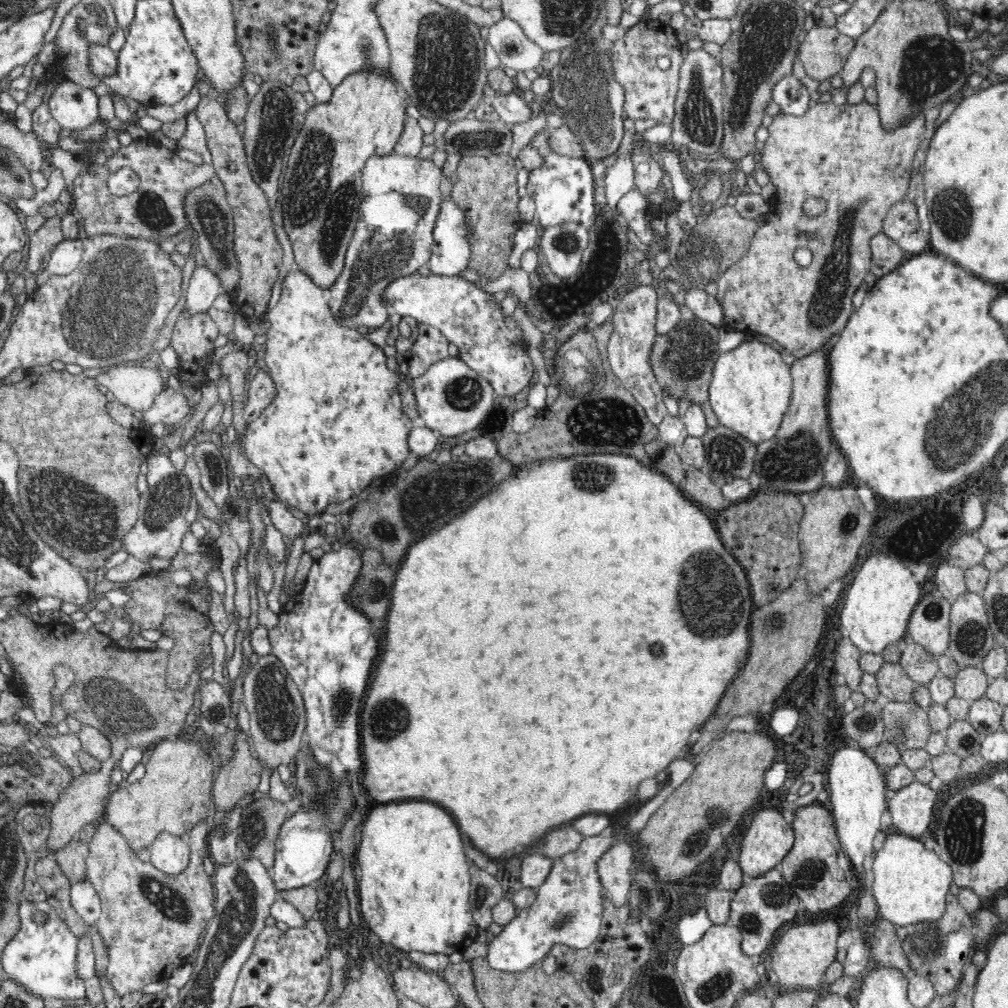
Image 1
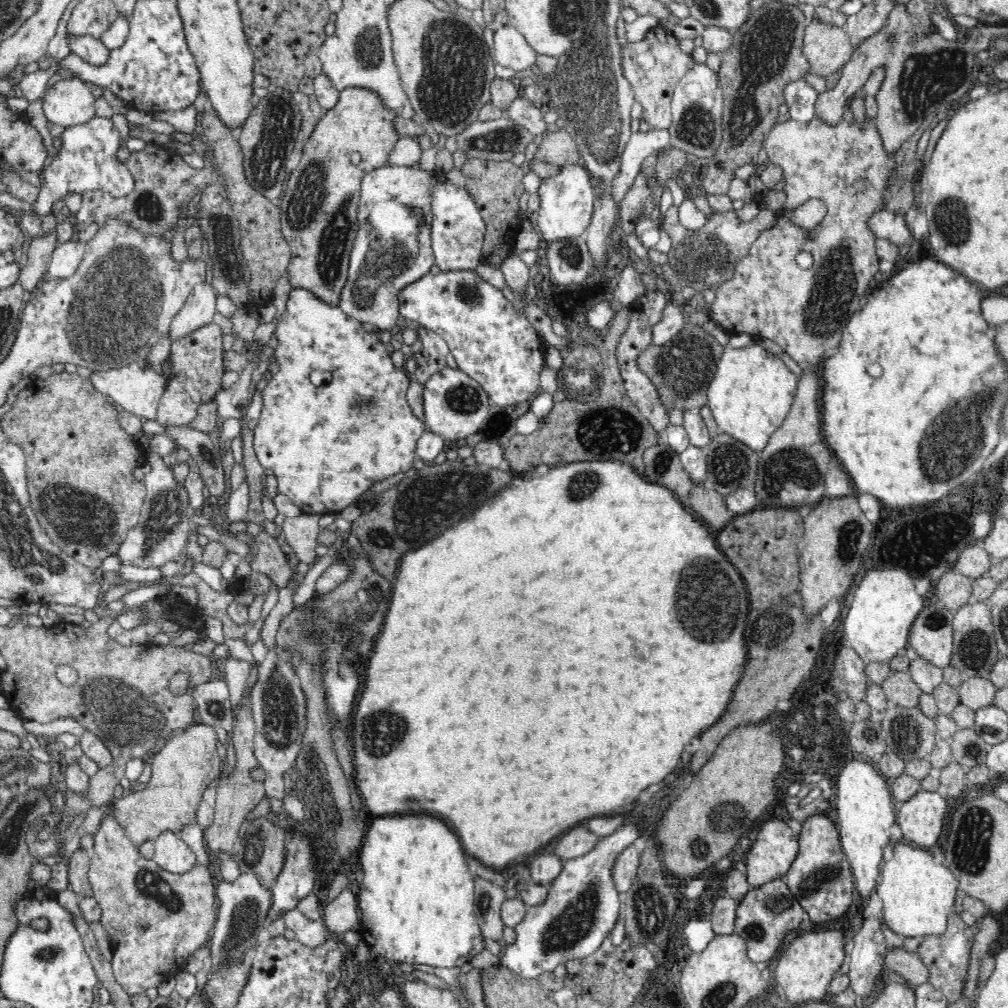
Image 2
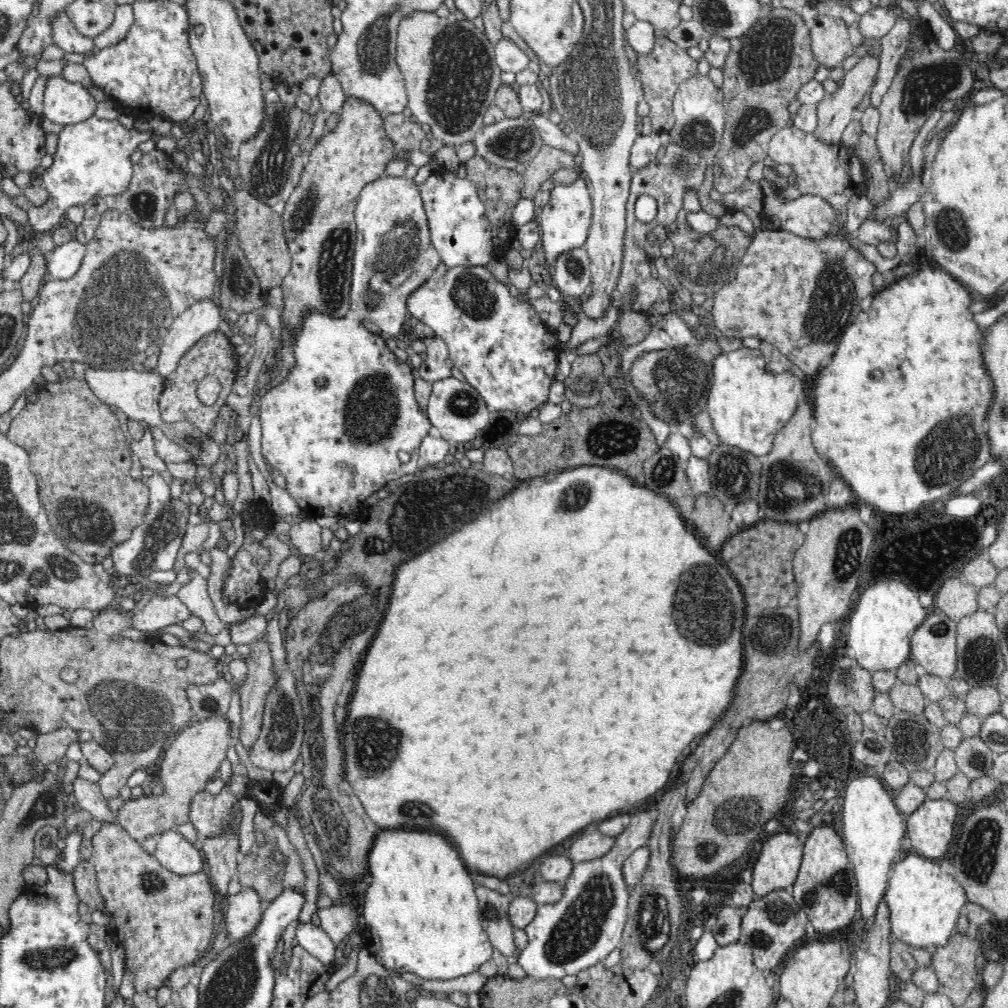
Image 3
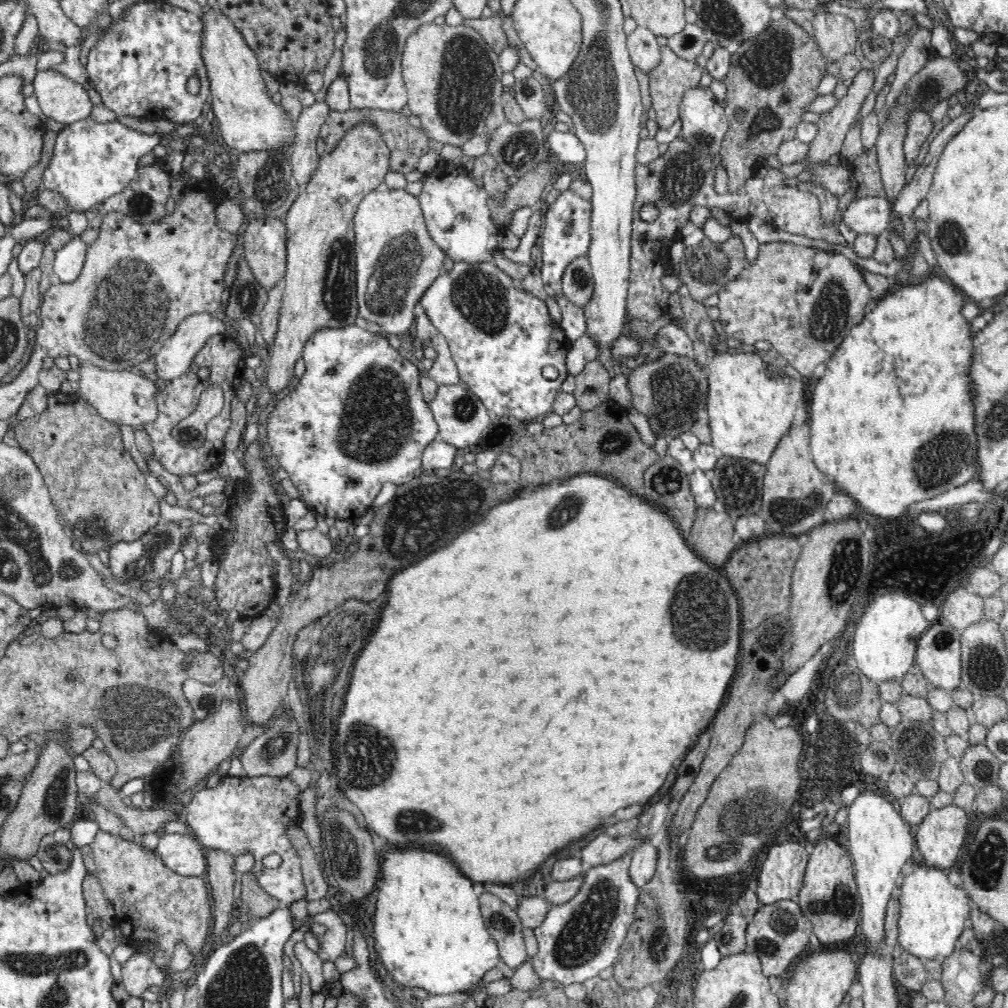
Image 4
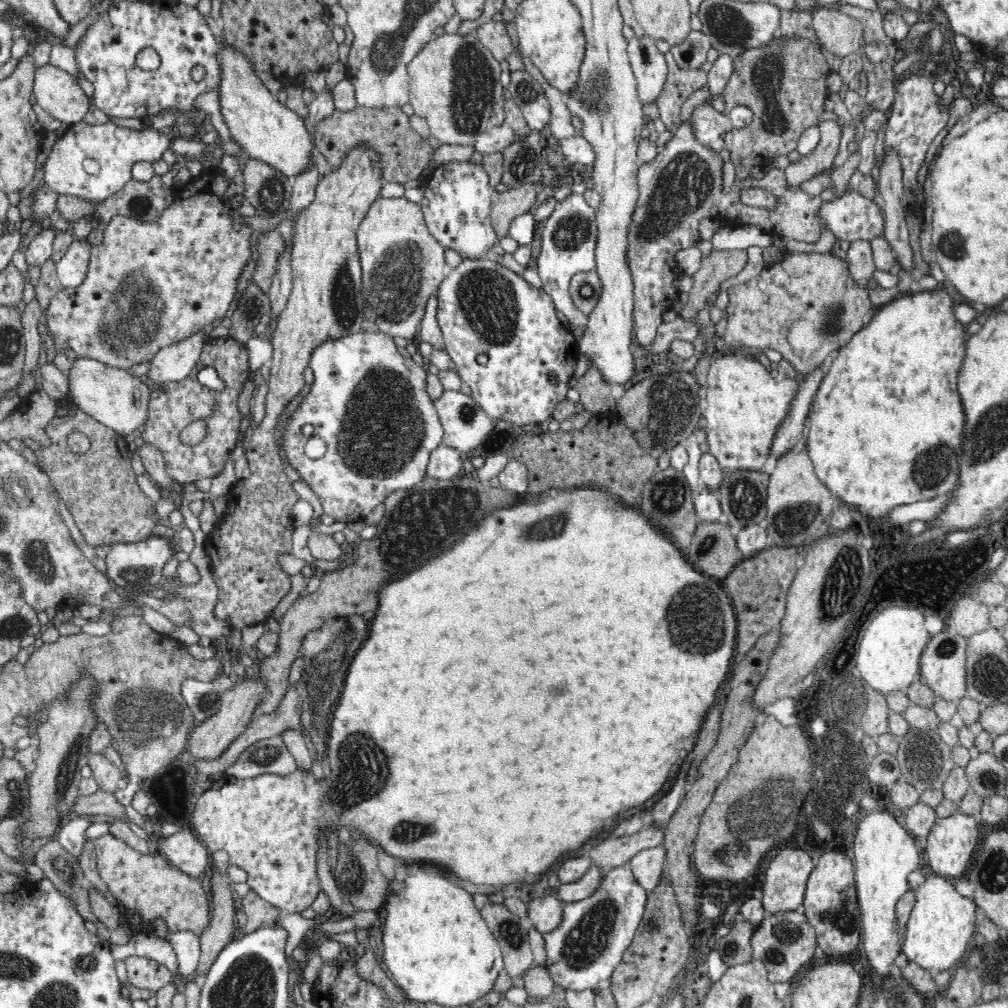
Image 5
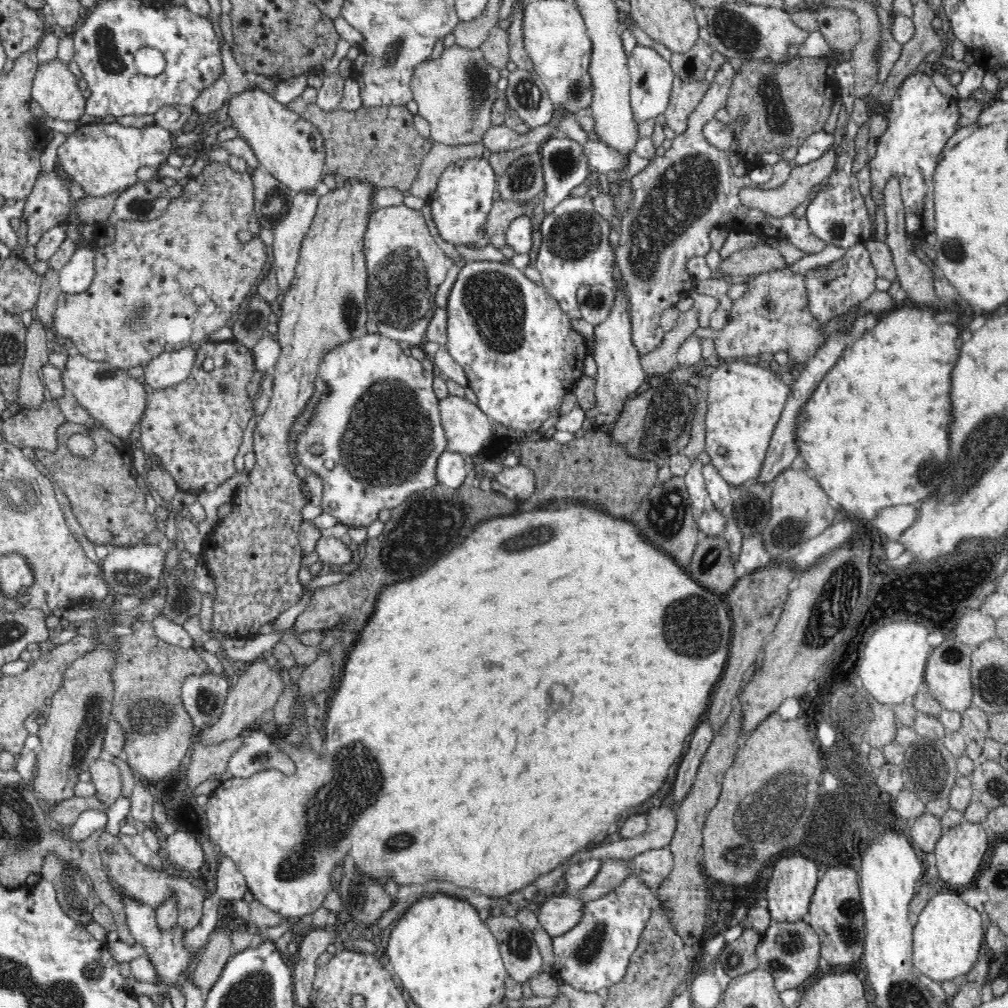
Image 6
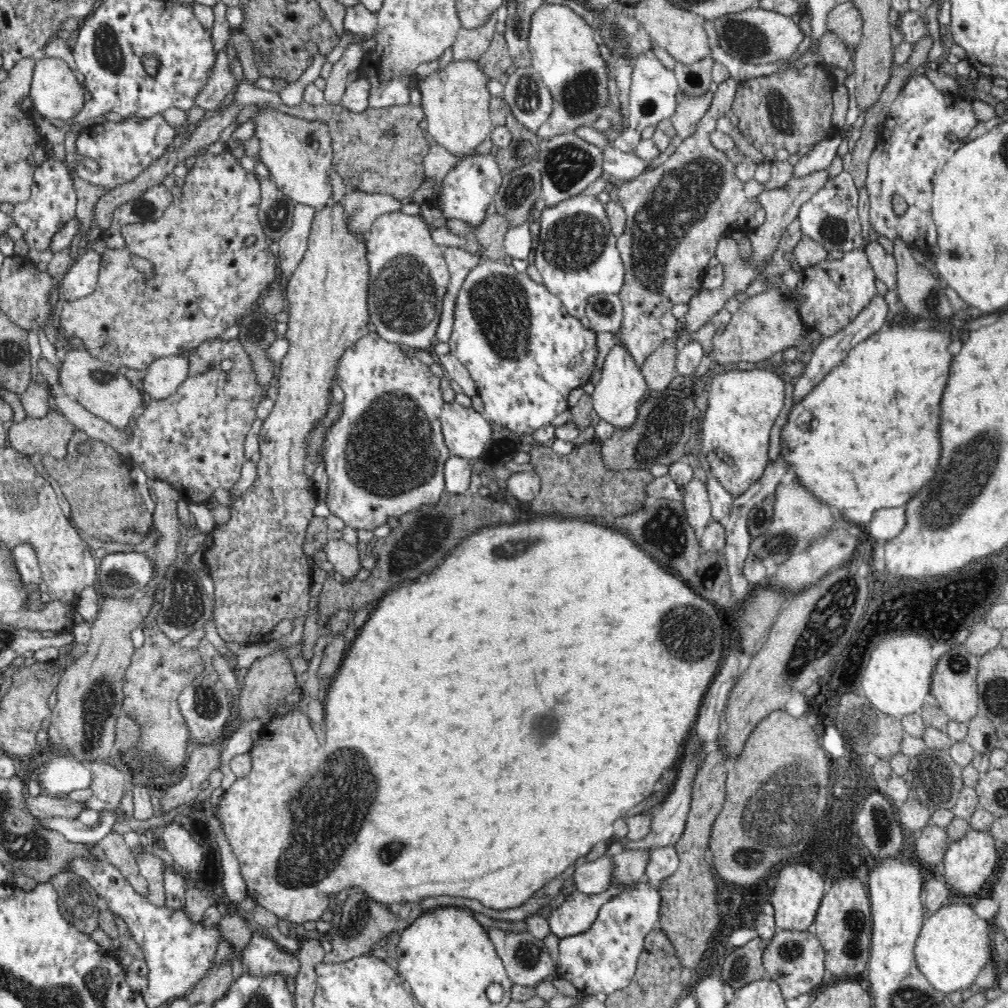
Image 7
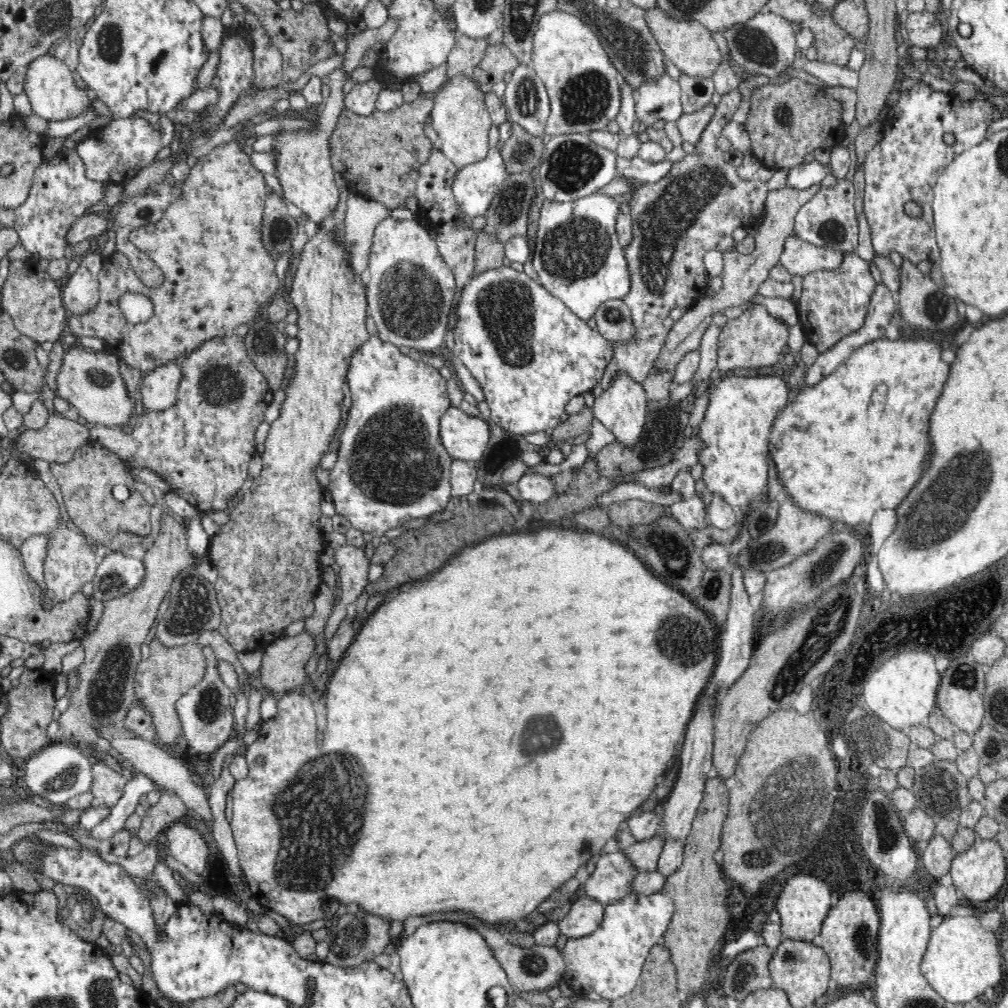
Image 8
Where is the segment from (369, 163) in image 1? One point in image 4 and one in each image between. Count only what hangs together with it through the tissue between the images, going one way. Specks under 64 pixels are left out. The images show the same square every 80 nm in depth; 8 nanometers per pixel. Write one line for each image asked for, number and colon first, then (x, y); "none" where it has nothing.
2: (393, 244)
3: (393, 255)
4: (396, 259)

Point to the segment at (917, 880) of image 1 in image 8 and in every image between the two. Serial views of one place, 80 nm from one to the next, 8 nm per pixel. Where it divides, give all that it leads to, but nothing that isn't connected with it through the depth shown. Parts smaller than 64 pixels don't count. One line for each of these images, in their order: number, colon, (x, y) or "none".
2: (918, 894)
3: (925, 902)
4: (932, 915)
5: (938, 934)
6: (945, 941)
7: (952, 948)
8: (962, 959)

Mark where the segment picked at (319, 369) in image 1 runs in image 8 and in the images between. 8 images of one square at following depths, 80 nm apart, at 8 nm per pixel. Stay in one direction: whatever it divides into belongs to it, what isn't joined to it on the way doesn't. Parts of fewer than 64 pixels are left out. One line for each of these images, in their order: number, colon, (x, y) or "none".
2: (327, 446)
3: (336, 445)
4: (358, 419)
5: (370, 405)
6: (380, 427)
7: (385, 456)
8: (392, 468)

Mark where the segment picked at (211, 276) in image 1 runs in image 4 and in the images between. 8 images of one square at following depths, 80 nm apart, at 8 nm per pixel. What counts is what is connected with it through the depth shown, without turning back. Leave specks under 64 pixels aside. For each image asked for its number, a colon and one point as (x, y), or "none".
2: (200, 307)
3: (203, 317)
4: (175, 355)

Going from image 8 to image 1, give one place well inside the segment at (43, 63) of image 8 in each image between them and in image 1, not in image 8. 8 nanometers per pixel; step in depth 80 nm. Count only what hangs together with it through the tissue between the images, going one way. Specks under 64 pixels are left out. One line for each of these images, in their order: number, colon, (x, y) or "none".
1: (75, 107)
2: (69, 102)
3: (64, 102)
4: (66, 101)
5: (58, 93)
6: (57, 88)
7: (56, 91)

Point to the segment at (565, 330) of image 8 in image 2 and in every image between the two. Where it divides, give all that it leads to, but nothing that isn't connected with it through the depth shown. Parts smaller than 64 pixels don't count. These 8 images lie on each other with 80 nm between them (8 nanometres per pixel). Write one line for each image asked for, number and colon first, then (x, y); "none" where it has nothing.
2: (491, 340)
3: (500, 344)
4: (500, 337)
5: (503, 335)
6: (521, 356)
7: (525, 352)

